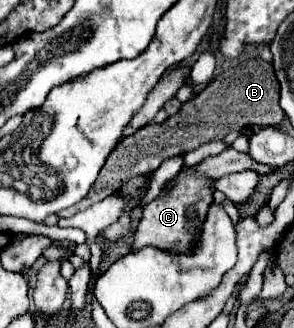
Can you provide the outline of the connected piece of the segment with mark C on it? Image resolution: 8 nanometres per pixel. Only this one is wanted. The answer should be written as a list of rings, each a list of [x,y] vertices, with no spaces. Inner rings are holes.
[[[185,169],[175,183],[177,185],[173,185],[169,193],[163,193],[153,203],[143,207],[143,217],[139,221],[139,227],[135,231],[135,239],[131,245],[133,251],[139,251],[143,247],[155,247],[161,251],[189,253],[197,247],[209,205],[213,201],[213,189],[211,189],[213,181],[205,177],[197,177],[189,173],[189,169]]]

